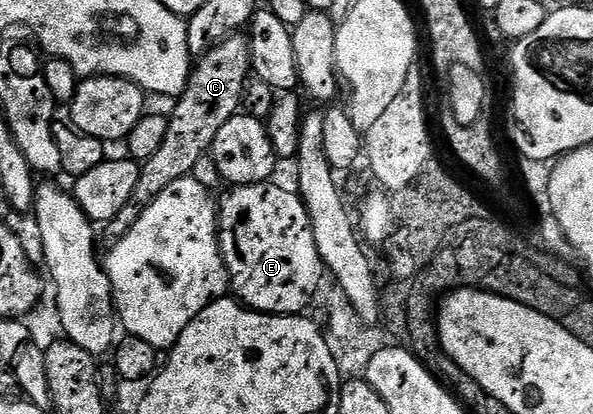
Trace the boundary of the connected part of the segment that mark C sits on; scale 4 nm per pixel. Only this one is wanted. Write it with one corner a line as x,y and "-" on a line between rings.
232,35
226,37
220,45
216,45
198,58
187,81
185,91
179,94
174,102
175,110
167,117
165,143
147,161
142,162
137,187
133,195
121,211
109,222
106,222
108,242
120,241
124,235
141,219
143,210
169,183
177,183
177,179
192,176
198,160
206,158
211,152
213,139
217,139
217,131
229,123
240,112
243,103
243,92
247,82
251,80
251,42
246,36

